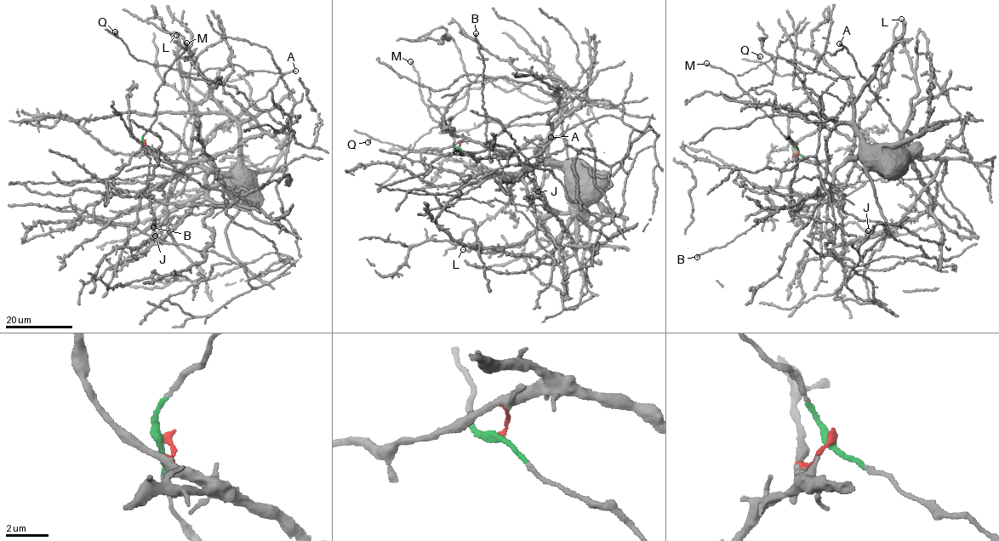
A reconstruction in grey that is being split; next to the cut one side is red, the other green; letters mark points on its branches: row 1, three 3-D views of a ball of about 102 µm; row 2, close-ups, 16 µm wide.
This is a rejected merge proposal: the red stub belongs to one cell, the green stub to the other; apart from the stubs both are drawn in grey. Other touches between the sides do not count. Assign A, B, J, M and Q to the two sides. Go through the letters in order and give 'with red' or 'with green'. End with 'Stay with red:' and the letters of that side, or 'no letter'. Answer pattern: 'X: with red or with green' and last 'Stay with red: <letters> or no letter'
A: with green
B: with green
J: with red
M: with green
Q: with green
Stay with red: J

